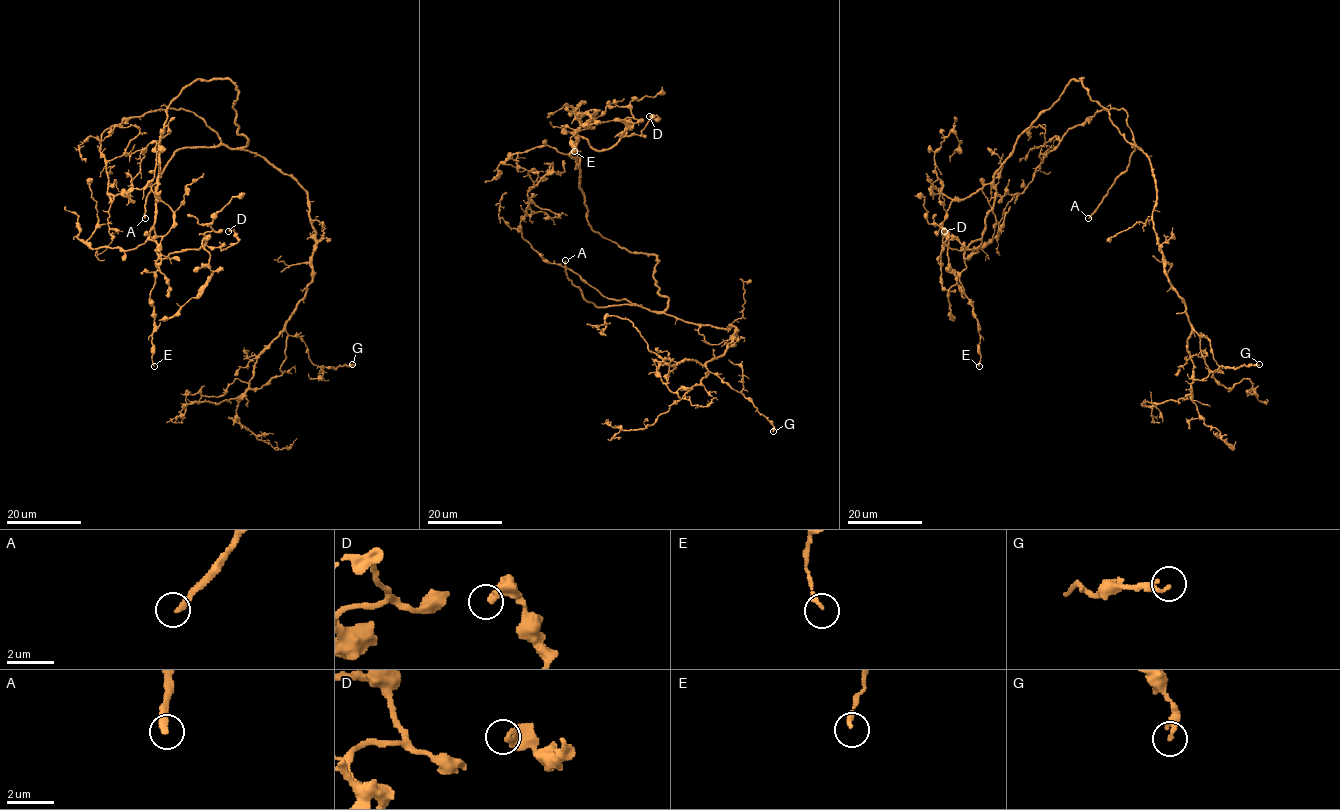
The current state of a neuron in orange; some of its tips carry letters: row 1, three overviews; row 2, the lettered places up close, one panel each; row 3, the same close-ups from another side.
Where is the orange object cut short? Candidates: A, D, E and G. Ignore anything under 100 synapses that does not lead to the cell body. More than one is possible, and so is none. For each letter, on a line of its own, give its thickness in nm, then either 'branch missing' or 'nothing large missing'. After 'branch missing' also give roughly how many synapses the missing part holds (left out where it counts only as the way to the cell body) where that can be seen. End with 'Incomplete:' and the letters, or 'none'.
A: calibre 300 nm; branch missing
D: calibre 400 nm; nothing large missing
E: calibre 180 nm; nothing large missing
G: calibre 240 nm; nothing large missing
Incomplete: A

